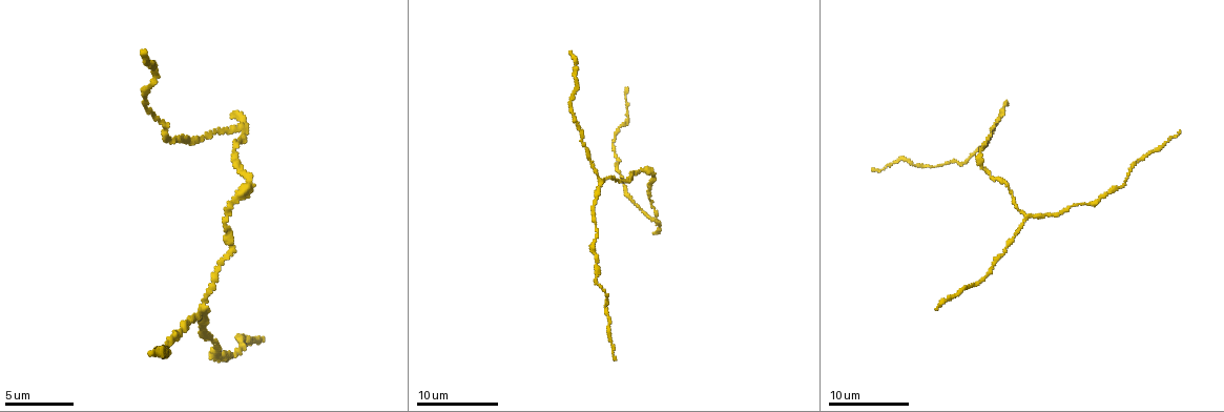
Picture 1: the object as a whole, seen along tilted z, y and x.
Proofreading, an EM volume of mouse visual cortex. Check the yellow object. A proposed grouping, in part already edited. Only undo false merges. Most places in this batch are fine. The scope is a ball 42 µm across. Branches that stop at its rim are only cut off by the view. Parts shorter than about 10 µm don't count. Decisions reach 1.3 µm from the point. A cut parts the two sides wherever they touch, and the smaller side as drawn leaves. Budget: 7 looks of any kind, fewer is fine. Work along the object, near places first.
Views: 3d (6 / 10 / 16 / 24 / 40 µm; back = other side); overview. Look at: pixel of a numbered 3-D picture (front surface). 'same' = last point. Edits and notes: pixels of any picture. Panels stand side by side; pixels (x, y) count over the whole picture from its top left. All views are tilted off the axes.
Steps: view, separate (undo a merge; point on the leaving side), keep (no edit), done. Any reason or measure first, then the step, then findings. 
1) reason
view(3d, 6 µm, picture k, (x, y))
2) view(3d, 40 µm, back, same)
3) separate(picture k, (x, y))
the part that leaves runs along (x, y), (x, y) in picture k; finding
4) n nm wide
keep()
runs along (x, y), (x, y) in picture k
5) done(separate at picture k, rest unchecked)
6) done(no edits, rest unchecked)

thick turns thin
view(3d, 16 µm, picture 1, (628, 181))

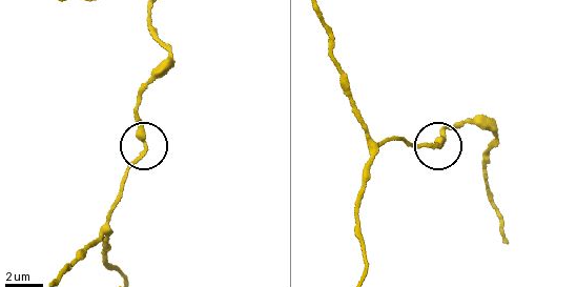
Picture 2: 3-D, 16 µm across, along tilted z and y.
view(3d, 16 µm, back, picture 2, (433, 146))

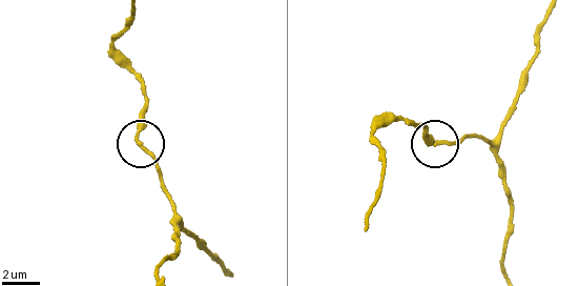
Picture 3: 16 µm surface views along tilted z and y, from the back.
keep()
runs along (145, 93), (140, 140), (165, 184) in picture 3; one neuron here

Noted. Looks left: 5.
thick turns thin
view(3d, 6 µm, picture 1, (980, 155))

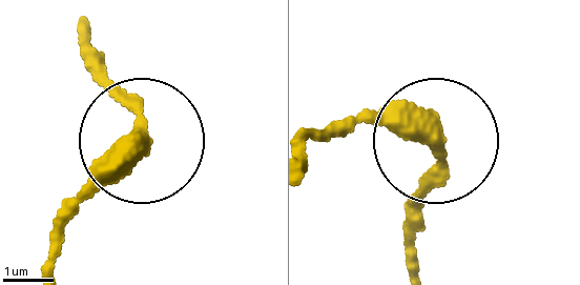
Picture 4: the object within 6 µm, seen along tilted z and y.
370 nm wide
keep()
runs along (58, 239), (143, 127), (130, 98), (89, 72) in picture 4; all the same neuron

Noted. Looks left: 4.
abrupt turn
view(3d, 6 µm, picture 1, (1000, 115))

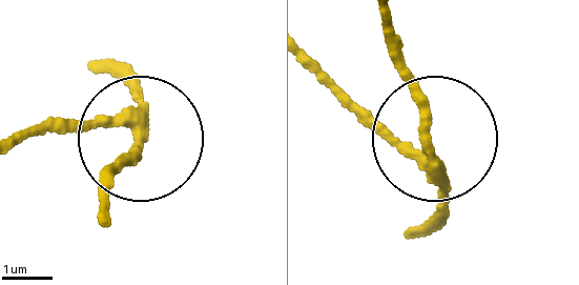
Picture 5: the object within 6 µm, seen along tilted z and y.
3 arms
separate(picture 5, (73, 129))
two neurons meet here

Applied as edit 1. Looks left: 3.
redraw
view(overview)

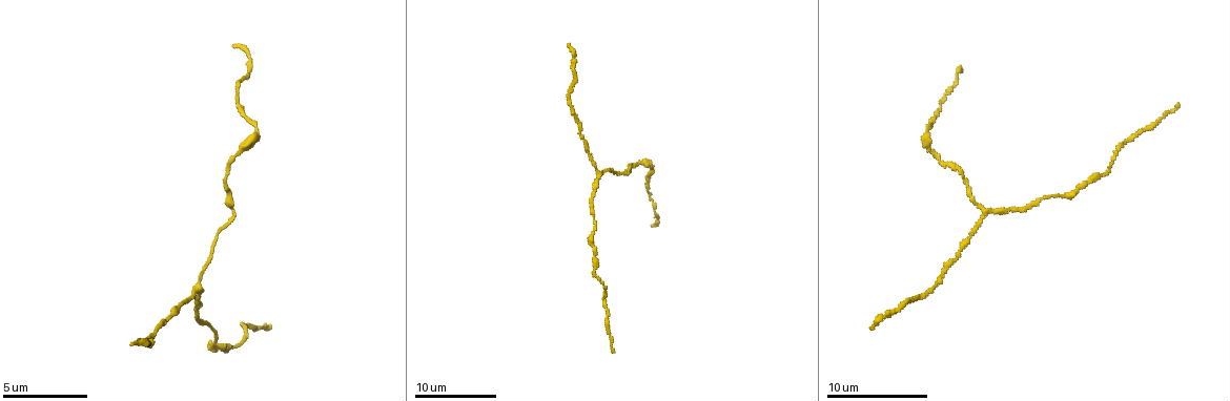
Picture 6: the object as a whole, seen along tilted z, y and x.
three-way junction
view(3d, 16 µm, picture 6, (198, 291))

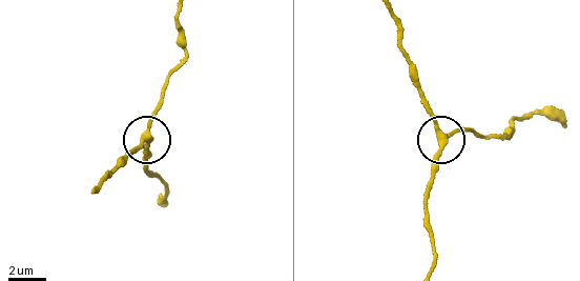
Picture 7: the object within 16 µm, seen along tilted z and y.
side arm 18 µm
keep()
runs along (178, 9), (183, 57), (143, 140), (128, 149) in picture 7; continuous, no second neuron

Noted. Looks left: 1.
done(separate at picture 5, rest unchecked)

